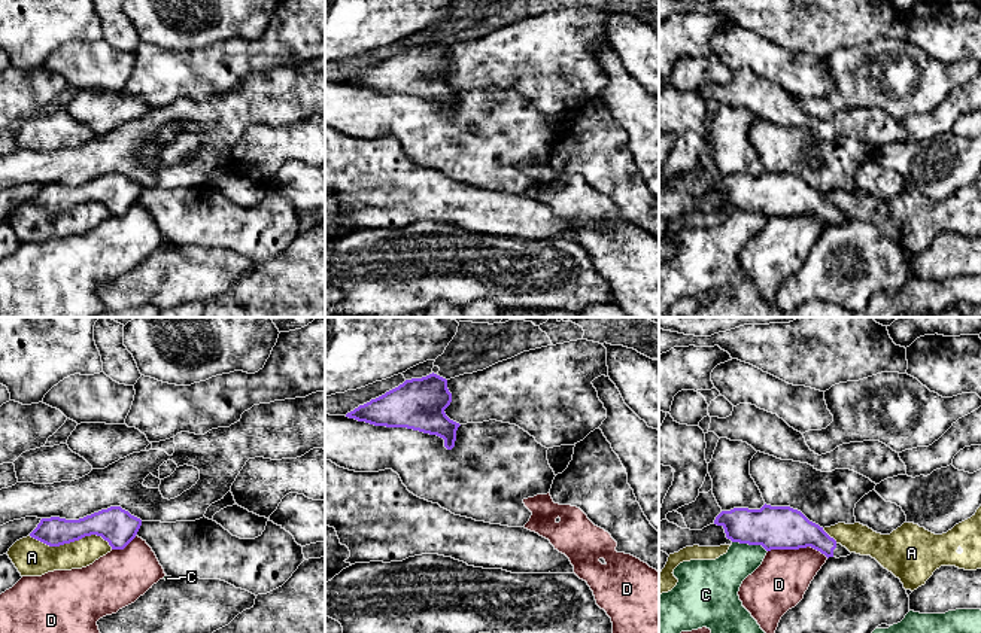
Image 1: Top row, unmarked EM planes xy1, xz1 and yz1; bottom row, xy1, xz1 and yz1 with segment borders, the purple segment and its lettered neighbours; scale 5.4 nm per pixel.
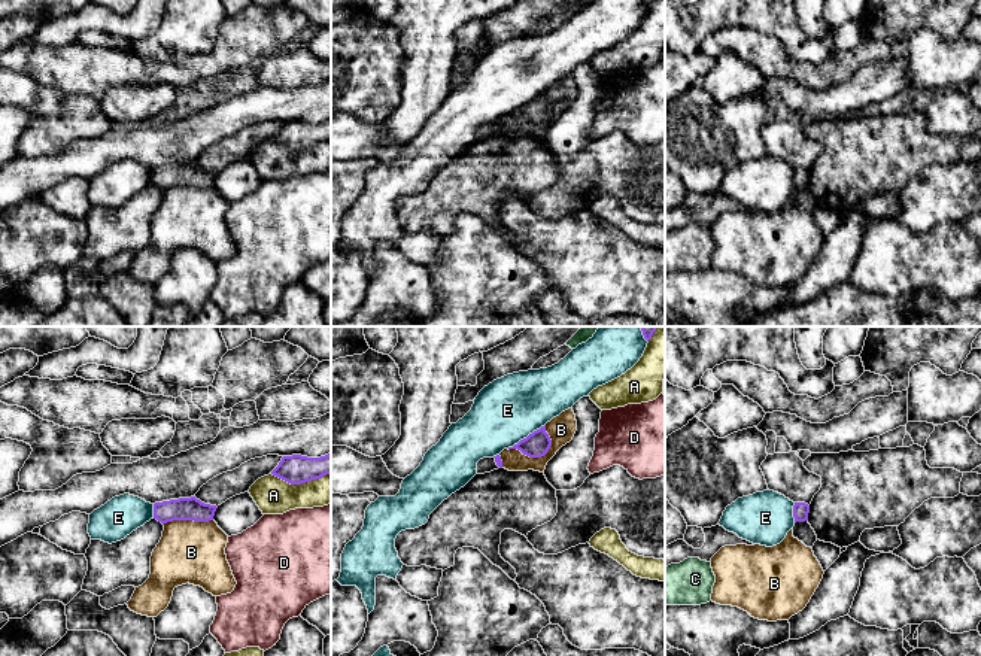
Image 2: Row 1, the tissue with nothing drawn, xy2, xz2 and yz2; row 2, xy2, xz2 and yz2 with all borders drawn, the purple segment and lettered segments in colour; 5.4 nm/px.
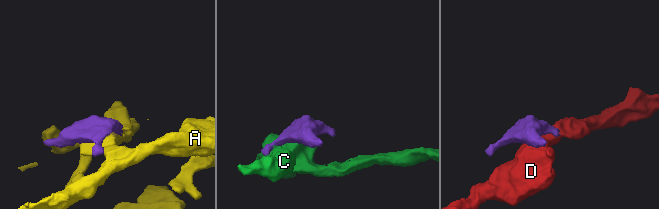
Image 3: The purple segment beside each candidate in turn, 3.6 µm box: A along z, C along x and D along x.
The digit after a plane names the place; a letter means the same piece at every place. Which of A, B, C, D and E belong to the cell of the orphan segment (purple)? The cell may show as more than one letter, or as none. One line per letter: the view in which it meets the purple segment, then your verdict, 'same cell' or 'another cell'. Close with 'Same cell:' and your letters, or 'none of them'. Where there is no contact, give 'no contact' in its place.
A: xy1 | another cell
B: xz2 | another cell
C: yz1 | another cell
D: yz1 | another cell
E: xz2 | another cell
Same cell: none of them

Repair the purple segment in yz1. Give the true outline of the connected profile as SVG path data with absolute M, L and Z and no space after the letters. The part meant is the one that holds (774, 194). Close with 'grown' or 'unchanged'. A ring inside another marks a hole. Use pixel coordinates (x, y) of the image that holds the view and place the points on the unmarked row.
M765 170L760 176L734 174L722 177L714 191L722 192L726 204L732 209L762 211L766 217L811 213L827 225L851 220L830 204L823 194L790 173Z; grown

